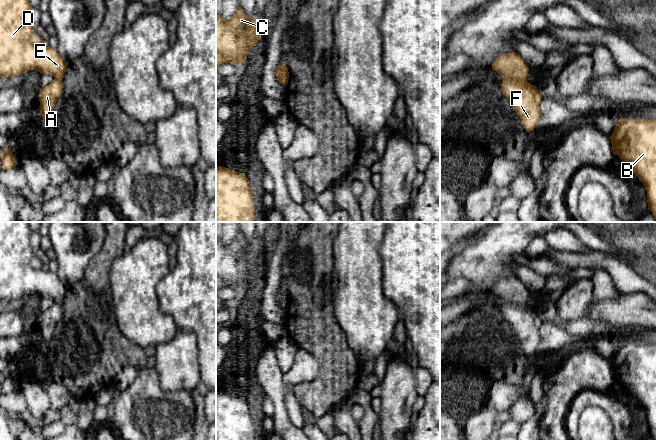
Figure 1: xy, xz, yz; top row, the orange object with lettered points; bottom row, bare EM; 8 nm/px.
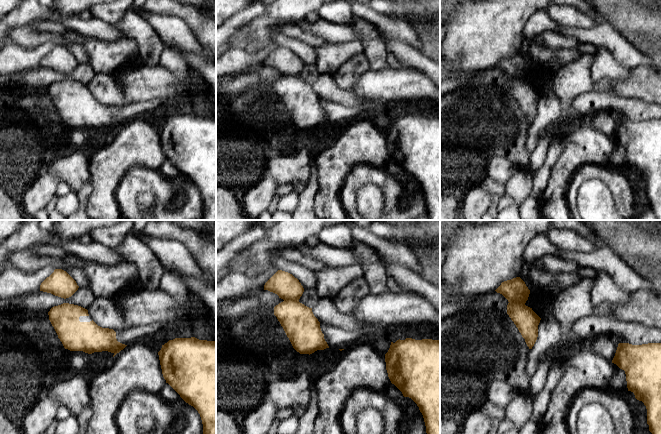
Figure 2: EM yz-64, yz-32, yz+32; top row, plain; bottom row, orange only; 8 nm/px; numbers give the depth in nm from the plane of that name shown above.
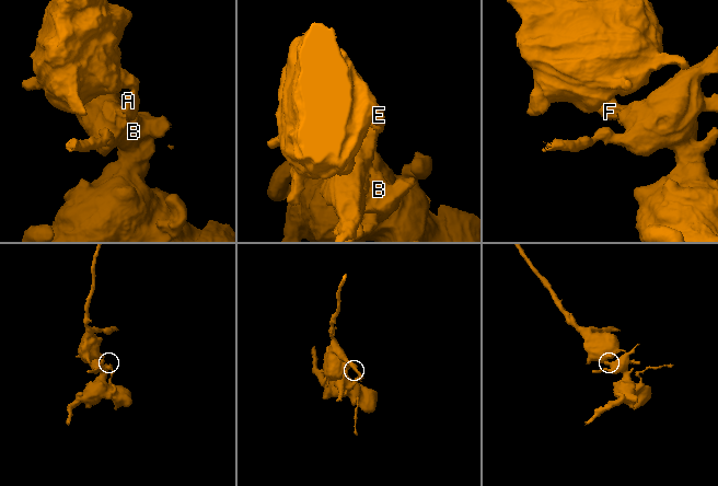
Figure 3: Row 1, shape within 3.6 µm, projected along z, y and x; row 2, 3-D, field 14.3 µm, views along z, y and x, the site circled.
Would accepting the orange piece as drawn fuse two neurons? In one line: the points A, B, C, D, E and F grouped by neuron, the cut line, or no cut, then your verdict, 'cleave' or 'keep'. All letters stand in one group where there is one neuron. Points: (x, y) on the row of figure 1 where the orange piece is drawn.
A B F / C D E | yz (504, 78), (516, 78), (526, 81) | cleave

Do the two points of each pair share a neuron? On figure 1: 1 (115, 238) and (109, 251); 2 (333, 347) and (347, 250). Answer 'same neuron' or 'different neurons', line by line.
1: same neuron
2: different neurons

